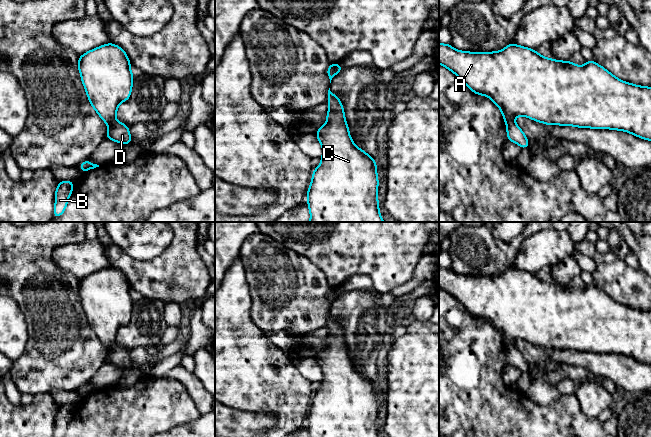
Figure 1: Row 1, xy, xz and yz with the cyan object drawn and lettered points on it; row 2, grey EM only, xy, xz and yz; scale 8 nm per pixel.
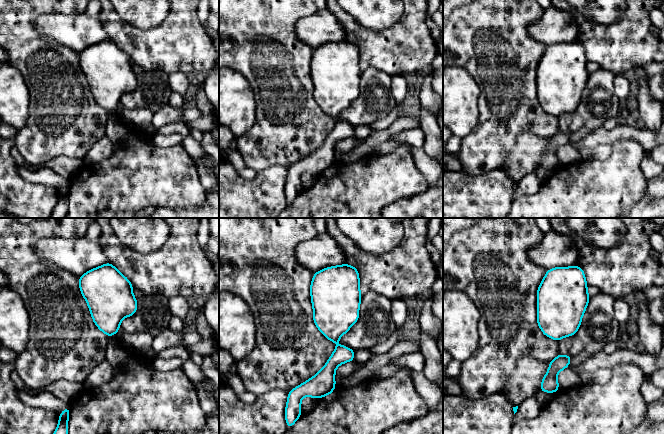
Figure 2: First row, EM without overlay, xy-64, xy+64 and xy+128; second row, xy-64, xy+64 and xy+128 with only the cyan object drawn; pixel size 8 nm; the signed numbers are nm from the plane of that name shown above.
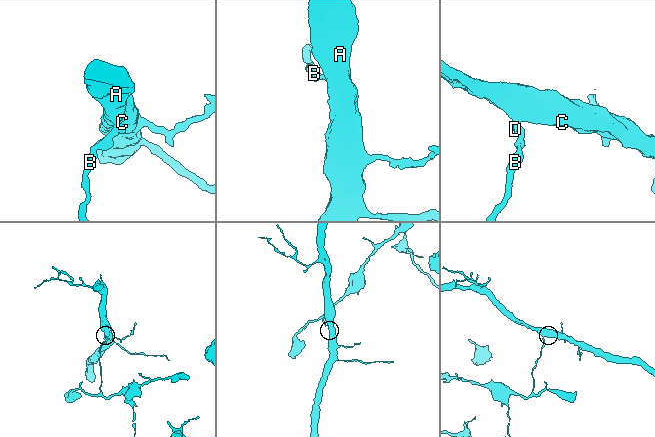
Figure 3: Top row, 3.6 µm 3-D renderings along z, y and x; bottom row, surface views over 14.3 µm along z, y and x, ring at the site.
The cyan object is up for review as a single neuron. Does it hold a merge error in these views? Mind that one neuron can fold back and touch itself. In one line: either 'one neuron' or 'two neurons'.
two neurons

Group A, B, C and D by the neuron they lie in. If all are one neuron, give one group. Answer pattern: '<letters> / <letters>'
A C / B D

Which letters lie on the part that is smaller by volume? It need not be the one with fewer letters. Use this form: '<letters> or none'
A, C

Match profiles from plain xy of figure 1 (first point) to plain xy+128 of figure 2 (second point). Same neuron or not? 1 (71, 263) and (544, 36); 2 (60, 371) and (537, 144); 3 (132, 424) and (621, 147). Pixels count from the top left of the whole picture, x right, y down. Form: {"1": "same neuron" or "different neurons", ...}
{"1": "same neuron", "2": "different neurons", "3": "same neuron"}

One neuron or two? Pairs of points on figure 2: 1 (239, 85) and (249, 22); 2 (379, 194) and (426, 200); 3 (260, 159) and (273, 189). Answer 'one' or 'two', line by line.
1: two
2: two
3: two

